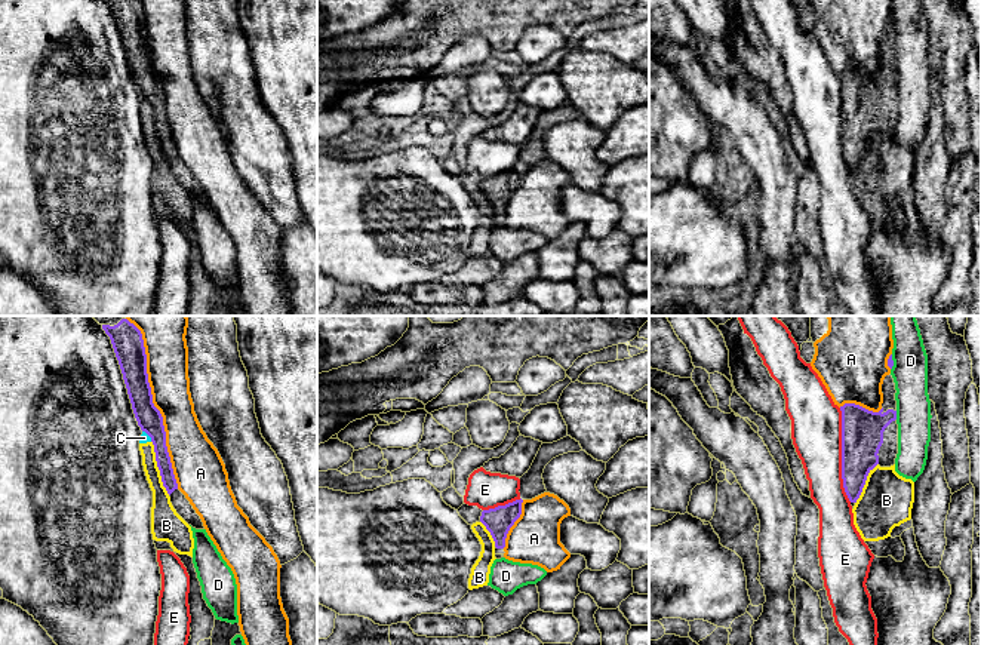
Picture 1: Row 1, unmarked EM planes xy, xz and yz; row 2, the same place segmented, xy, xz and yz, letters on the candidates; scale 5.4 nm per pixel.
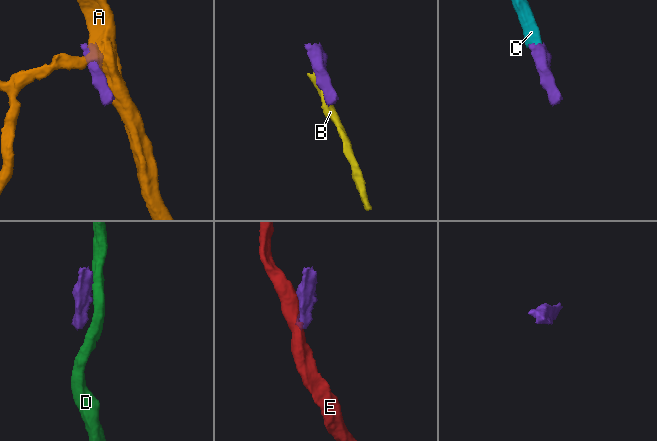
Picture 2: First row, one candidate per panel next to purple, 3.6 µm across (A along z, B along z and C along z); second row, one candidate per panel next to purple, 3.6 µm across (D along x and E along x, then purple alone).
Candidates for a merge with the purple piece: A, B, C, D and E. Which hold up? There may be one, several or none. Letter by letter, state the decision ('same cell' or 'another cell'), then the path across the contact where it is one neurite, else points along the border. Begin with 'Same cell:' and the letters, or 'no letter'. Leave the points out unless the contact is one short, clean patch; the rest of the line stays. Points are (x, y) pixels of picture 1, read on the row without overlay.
Same cell: no letter
A: another cell
B: another cell | along xy (151, 108), (160, 149), (169, 162)
C: another cell
D: another cell | along yz (895, 79), (897, 86)
E: another cell

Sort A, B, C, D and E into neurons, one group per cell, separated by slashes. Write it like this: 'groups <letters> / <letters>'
groups A / B C / D / E

